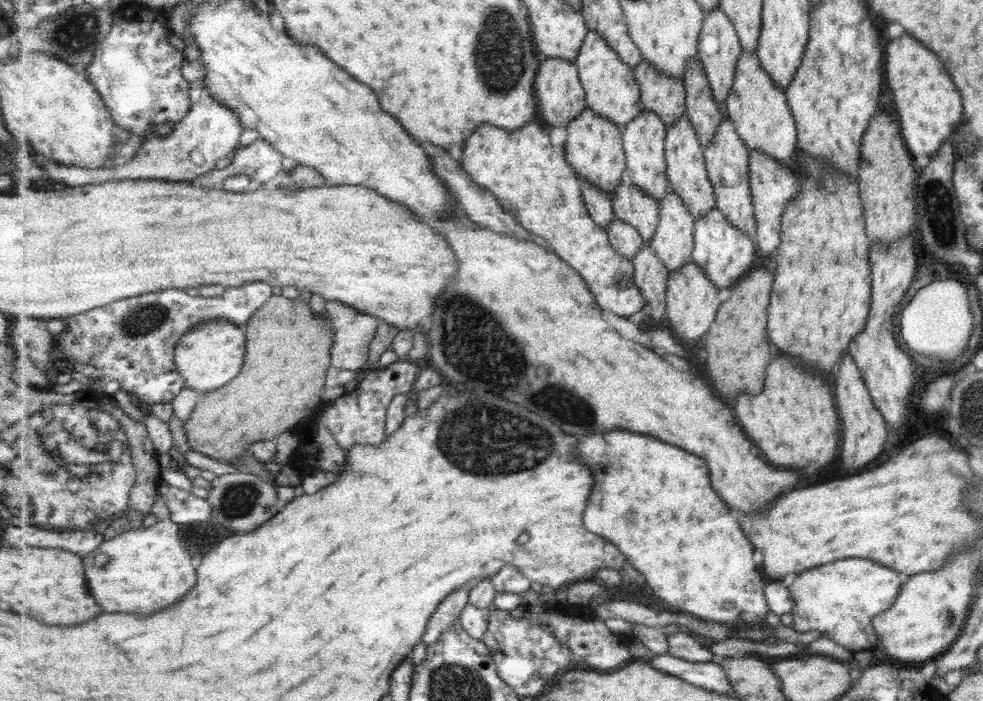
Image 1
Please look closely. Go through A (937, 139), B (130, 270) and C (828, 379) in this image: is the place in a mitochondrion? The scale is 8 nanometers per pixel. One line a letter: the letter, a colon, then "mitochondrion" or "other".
A: other
B: other
C: other

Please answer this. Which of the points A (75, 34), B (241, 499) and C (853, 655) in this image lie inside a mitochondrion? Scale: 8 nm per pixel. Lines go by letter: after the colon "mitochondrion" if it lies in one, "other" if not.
A: mitochondrion
B: mitochondrion
C: other

